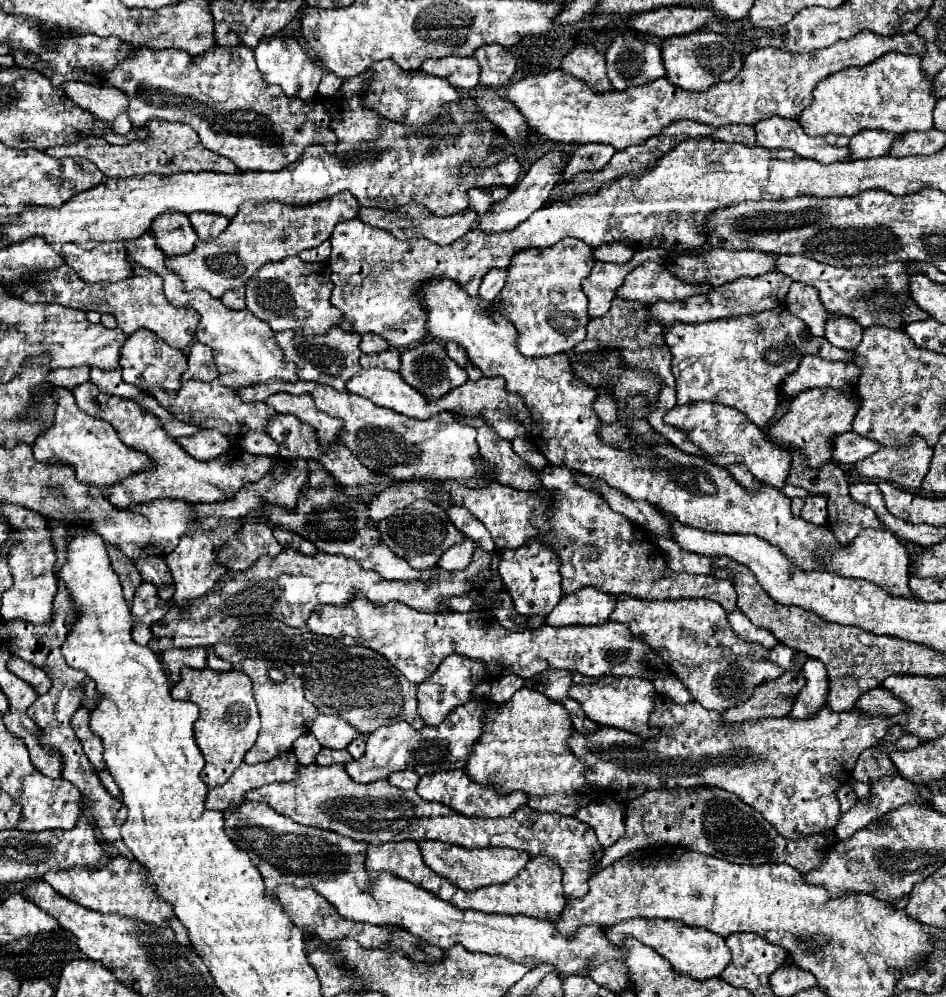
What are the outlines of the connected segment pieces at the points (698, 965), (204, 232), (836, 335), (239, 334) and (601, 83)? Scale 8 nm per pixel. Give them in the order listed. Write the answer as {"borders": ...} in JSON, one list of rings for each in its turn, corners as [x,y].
{"borders":[[[[633,918],[621,924],[615,924],[613,928],[605,930],[609,940],[617,946],[623,944],[625,936],[633,936],[645,946],[651,946],[655,952],[659,952],[667,962],[673,966],[675,972],[679,974],[689,974],[695,980],[709,980],[721,976],[725,966],[731,960],[731,950],[727,948],[723,936],[713,934],[705,928],[695,928],[695,926],[685,926],[675,920],[645,920],[645,918]]],[[[205,212],[191,214],[189,220],[191,220],[191,224],[193,224],[193,228],[195,228],[195,232],[199,234],[201,240],[209,240],[209,238],[219,236],[227,228],[227,224],[229,224],[229,220],[225,216],[205,214]]],[[[829,316],[825,324],[825,338],[845,350],[855,350],[863,336],[863,328],[849,316]]],[[[151,230],[141,234],[141,238],[123,240],[123,244],[127,248],[127,256],[129,256],[131,262],[141,264],[143,268],[147,268],[147,270],[151,270],[151,272],[155,272],[157,276],[163,278],[165,296],[175,308],[191,308],[201,316],[195,336],[201,344],[207,344],[209,348],[213,348],[215,366],[219,370],[219,382],[223,386],[227,386],[235,394],[239,394],[241,388],[255,386],[255,384],[275,380],[275,378],[277,380],[291,380],[291,382],[299,380],[295,364],[283,362],[283,352],[279,352],[279,346],[275,344],[275,334],[269,328],[269,324],[259,320],[257,316],[253,316],[249,310],[225,308],[223,302],[219,298],[213,298],[209,292],[203,292],[203,290],[187,292],[183,280],[165,266],[167,256],[157,246],[155,234],[151,234]]],[[[593,46],[571,50],[563,60],[563,72],[569,72],[575,78],[587,82],[597,92],[613,90],[605,72],[605,58]]]]}

